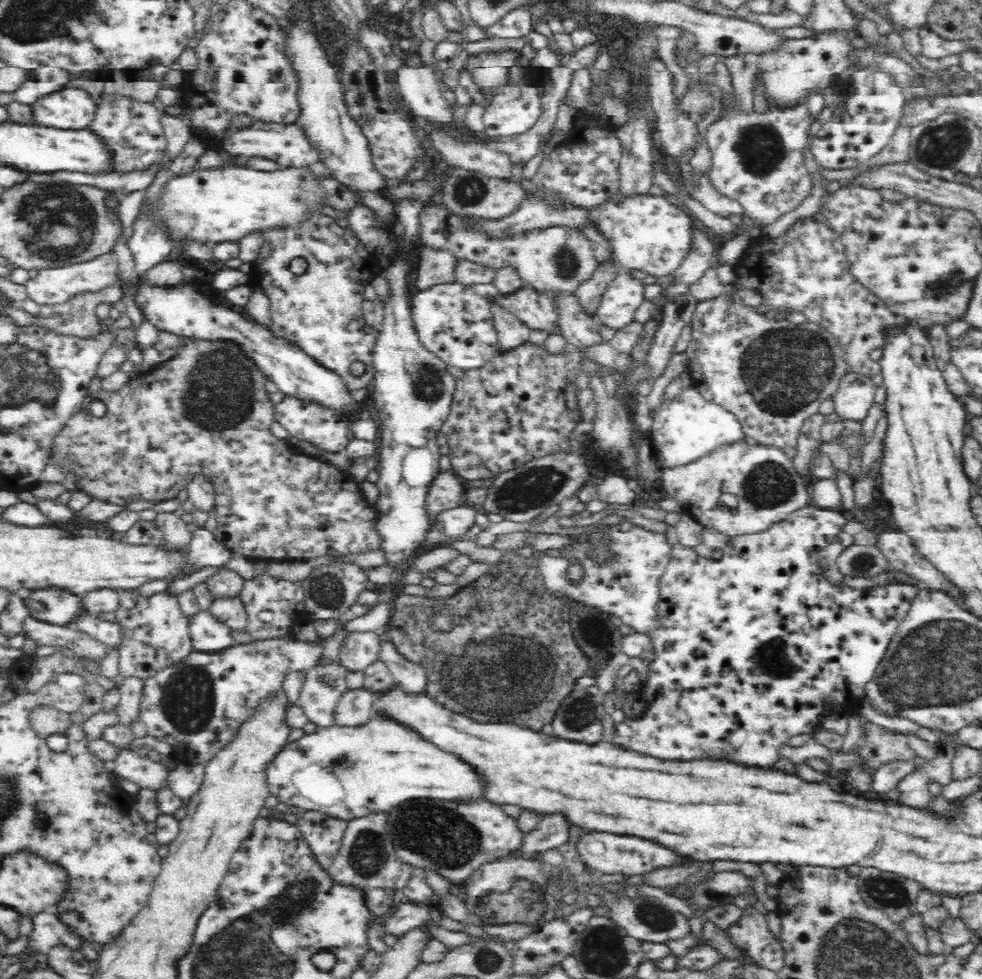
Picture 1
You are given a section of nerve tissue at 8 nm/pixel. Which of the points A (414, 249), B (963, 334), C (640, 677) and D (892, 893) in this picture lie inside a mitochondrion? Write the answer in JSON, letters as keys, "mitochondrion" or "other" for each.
{"A":"other","B":"other","C":"other","D":"mitochondrion"}

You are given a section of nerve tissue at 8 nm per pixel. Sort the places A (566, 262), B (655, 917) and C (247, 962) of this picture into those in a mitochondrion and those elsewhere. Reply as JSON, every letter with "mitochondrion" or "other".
{"A":"mitochondrion","B":"mitochondrion","C":"mitochondrion"}

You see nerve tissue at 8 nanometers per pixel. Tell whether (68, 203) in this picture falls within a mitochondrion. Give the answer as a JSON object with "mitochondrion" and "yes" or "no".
{"mitochondrion":"yes"}

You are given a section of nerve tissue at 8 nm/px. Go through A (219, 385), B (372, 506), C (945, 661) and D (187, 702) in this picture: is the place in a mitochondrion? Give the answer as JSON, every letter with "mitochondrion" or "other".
{"A":"mitochondrion","B":"other","C":"mitochondrion","D":"mitochondrion"}

